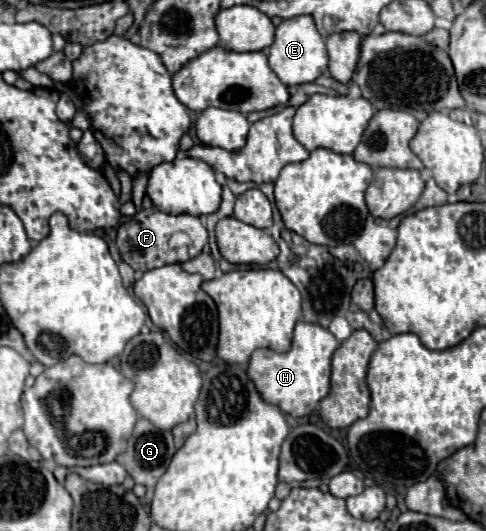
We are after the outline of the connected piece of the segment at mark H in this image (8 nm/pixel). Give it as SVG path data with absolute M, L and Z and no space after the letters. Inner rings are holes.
M298 322L294 328L292 348L288 352L256 350L248 364L248 376L254 380L258 392L268 404L278 406L282 412L302 418L316 410L318 402L330 394L332 354L340 342L320 324Z

